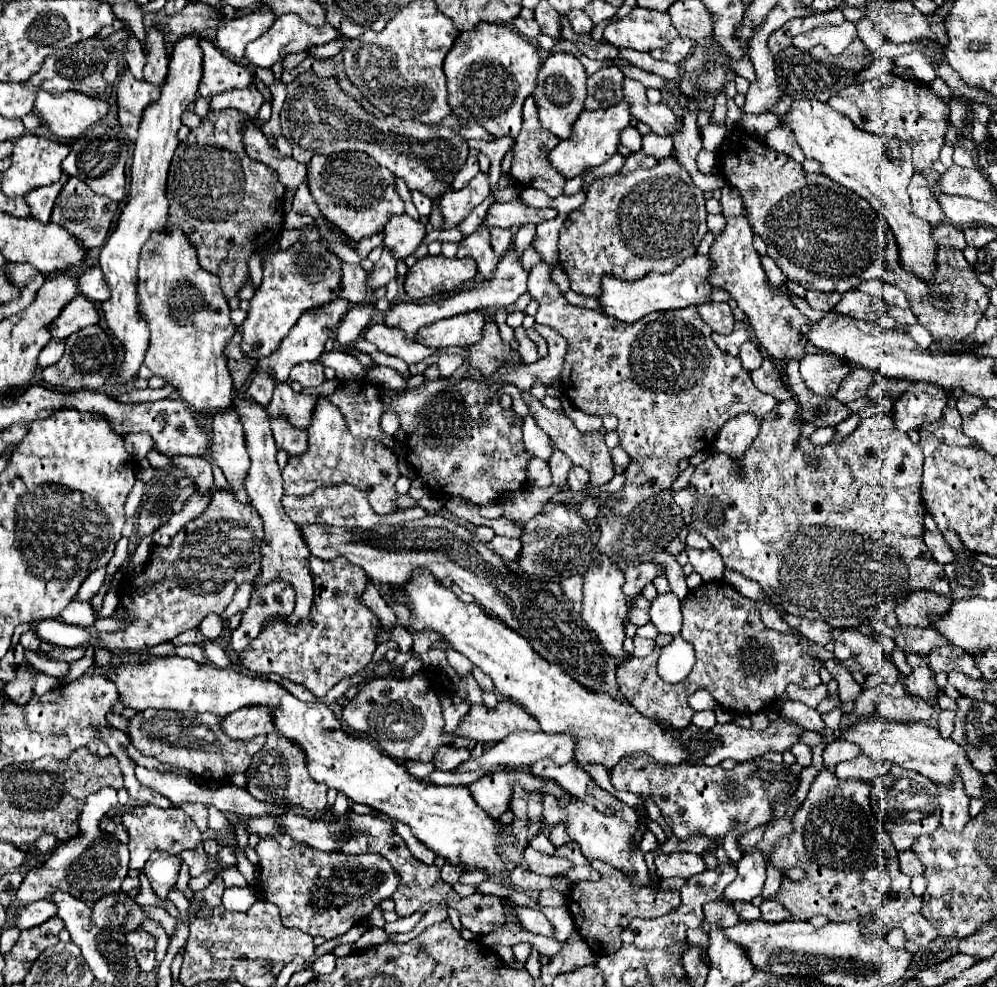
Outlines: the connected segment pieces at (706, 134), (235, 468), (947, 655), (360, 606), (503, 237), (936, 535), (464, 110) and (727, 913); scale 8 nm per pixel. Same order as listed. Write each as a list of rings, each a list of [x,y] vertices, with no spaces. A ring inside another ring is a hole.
[[[710,122],[701,131],[703,148],[713,152],[718,152],[718,149],[720,149],[722,143],[724,143],[726,137],[728,137],[726,126],[713,122]]]
[[[236,409],[218,411],[216,415],[212,415],[210,425],[214,433],[212,463],[224,471],[236,499],[248,503],[244,479],[248,475],[250,459],[244,443],[244,429],[240,427],[240,415],[236,415]]]
[[[936,647],[932,649],[932,653],[928,655],[928,665],[934,673],[950,673],[950,671],[960,671],[966,673],[972,679],[980,679],[980,669],[974,663],[974,657],[968,655],[966,651],[960,651],[960,647]]]
[[[312,557],[310,567],[314,573],[316,593],[312,615],[306,623],[290,627],[286,621],[274,621],[256,637],[256,641],[238,653],[238,659],[250,675],[262,677],[276,673],[292,683],[304,685],[316,697],[324,697],[338,681],[360,673],[372,661],[380,619],[360,601],[368,583],[362,567],[356,567],[348,563],[348,559],[340,557],[328,561]]]
[[[490,229],[490,237],[492,237],[492,247],[500,257],[512,245],[512,231],[510,229]]]
[[[924,531],[924,543],[930,549],[930,553],[934,557],[938,557],[938,563],[952,563],[954,553],[948,547],[948,543],[944,541],[940,531]]]
[[[480,23],[472,31],[464,31],[458,35],[456,45],[446,55],[444,73],[448,79],[448,103],[454,115],[460,115],[462,123],[476,121],[486,131],[496,137],[510,135],[516,139],[522,127],[522,105],[526,97],[536,89],[536,77],[540,71],[540,55],[534,45],[530,45],[522,35],[514,33],[506,25]],[[472,81],[488,83],[490,89],[476,91]],[[466,85],[470,87],[466,89]],[[480,97],[480,99],[474,99]]]
[[[720,901],[706,903],[704,915],[706,915],[706,921],[704,921],[704,931],[706,933],[710,931],[708,927],[714,925],[714,923],[720,923],[720,927],[730,927],[730,925],[736,925],[740,921],[736,911],[728,903],[720,903]]]

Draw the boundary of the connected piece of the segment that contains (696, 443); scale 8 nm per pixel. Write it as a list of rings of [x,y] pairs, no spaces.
[[[540,261],[530,271],[528,293],[540,303],[540,309],[536,313],[536,323],[556,329],[568,343],[560,385],[564,387],[564,393],[570,399],[570,403],[576,409],[584,411],[586,415],[598,415],[598,417],[616,415],[620,419],[620,447],[628,451],[628,455],[632,457],[630,465],[625,469],[626,479],[620,491],[624,501],[600,503],[596,501],[596,497],[582,501],[580,515],[586,521],[596,523],[598,511],[604,505],[612,507],[616,513],[628,513],[632,511],[632,507],[640,505],[652,495],[670,489],[676,477],[680,475],[678,463],[682,459],[690,459],[698,451],[704,451],[704,447],[710,447],[720,427],[728,419],[736,417],[738,413],[754,413],[758,417],[764,417],[778,403],[772,395],[764,395],[754,387],[750,373],[744,371],[740,363],[740,357],[722,353],[714,345],[710,337],[712,329],[702,321],[696,307],[652,313],[640,319],[640,323],[626,327],[624,323],[608,315],[600,315],[600,311],[570,305],[560,293],[558,285],[552,281],[552,267],[554,265]]]

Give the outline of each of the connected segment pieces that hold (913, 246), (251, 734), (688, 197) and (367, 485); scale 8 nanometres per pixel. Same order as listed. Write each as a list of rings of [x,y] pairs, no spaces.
[[[814,99],[794,101],[790,113],[784,115],[784,123],[794,131],[804,155],[820,163],[822,175],[858,193],[884,217],[898,245],[900,267],[916,275],[918,279],[930,283],[934,277],[932,273],[936,271],[938,243],[932,237],[932,225],[916,217],[910,207],[910,195],[906,191],[908,179],[912,179],[914,175],[910,145],[896,137],[872,135],[862,129],[856,129],[848,117],[836,113],[826,103]]]
[[[242,707],[222,721],[224,731],[232,739],[254,739],[256,735],[274,731],[272,719],[268,719],[268,711],[264,707]]]
[[[664,157],[656,163],[656,167],[652,169],[634,169],[634,171],[628,171],[628,173],[616,173],[614,177],[604,177],[604,179],[598,179],[590,185],[588,193],[586,193],[586,201],[574,209],[566,221],[564,221],[564,227],[560,231],[560,267],[568,273],[570,277],[570,287],[576,291],[576,293],[582,293],[582,295],[590,295],[590,297],[596,297],[600,293],[600,279],[604,275],[616,275],[620,279],[640,279],[644,277],[646,273],[650,271],[658,271],[658,273],[664,273],[664,271],[672,271],[674,267],[678,267],[684,259],[696,255],[696,249],[702,241],[702,237],[706,235],[706,207],[704,207],[706,199],[704,199],[704,193],[702,189],[698,189],[692,181],[692,177],[688,175],[688,171],[672,157]]]
[[[326,399],[318,401],[312,415],[312,425],[308,427],[308,435],[310,435],[308,453],[290,457],[288,465],[282,471],[284,491],[288,495],[304,497],[304,495],[314,493],[314,489],[318,487],[350,483],[368,495],[368,501],[378,515],[396,511],[394,483],[400,477],[400,473],[398,473],[396,455],[388,447],[384,447],[380,441],[376,441],[376,447],[364,445],[366,441],[358,441],[356,437],[352,437],[340,409]]]

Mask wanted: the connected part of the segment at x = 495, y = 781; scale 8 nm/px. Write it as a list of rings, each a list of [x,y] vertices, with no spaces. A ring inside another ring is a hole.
[[[494,771],[490,775],[484,775],[476,783],[470,783],[468,789],[472,799],[476,799],[476,803],[492,819],[498,819],[508,809],[514,781],[518,781],[524,789],[542,791],[542,781],[522,771]]]

